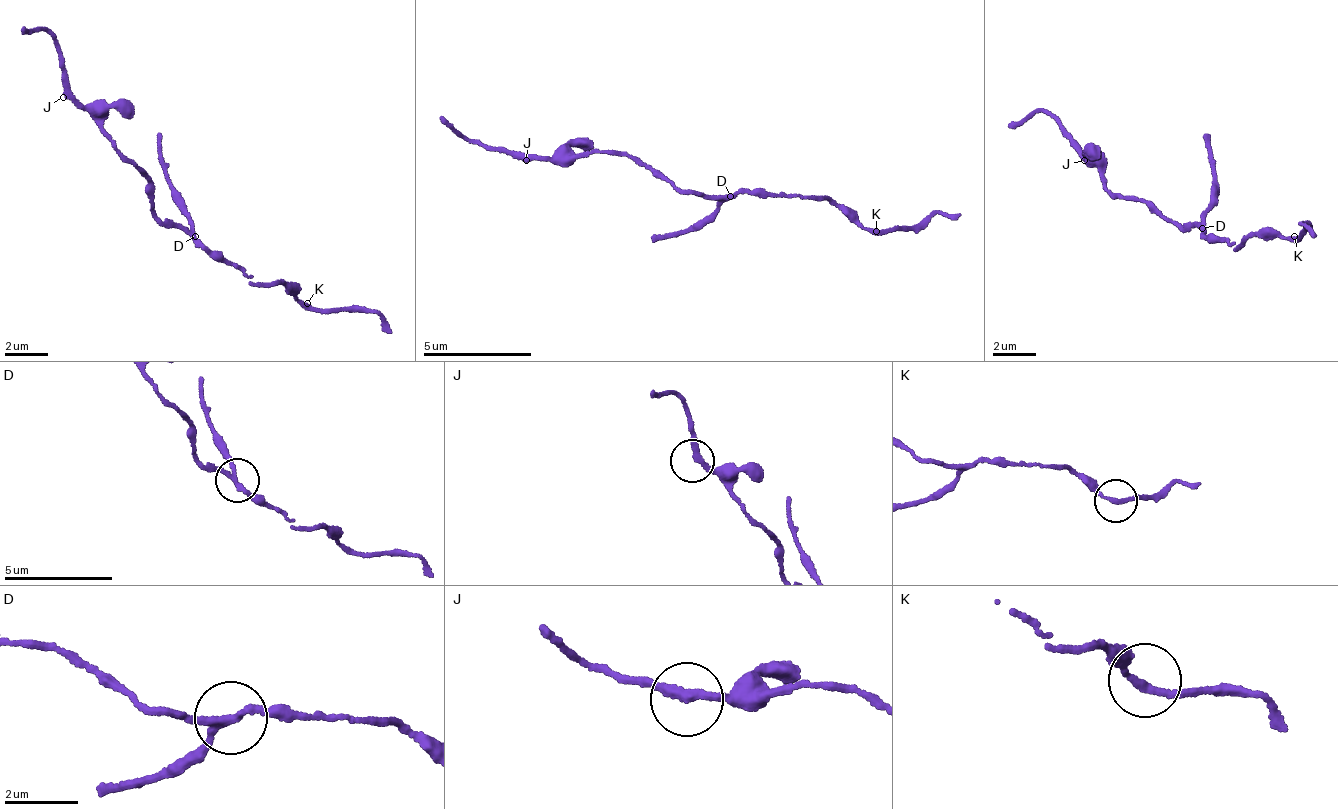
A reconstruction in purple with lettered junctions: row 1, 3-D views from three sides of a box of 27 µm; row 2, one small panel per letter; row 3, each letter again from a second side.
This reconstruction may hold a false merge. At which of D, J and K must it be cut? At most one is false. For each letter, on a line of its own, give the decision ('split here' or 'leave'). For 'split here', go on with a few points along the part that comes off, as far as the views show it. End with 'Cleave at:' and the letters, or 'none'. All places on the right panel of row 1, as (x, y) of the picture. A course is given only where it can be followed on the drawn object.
D: split here | (1204, 226), (1213, 177), (1203, 133)
J: leave
K: leave
Cleave at: D

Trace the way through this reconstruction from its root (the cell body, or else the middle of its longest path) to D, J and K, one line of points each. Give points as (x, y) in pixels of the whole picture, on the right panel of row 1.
D: (1186, 225), (1196, 220), (1204, 226)
J: (1186, 225), (1140, 199), (1117, 199), (1107, 191), (1092, 163), (1087, 166), (1084, 160)
K: (1186, 225), (1196, 220), (1209, 239), (1225, 236), (1237, 245), (1260, 236), (1294, 236)

